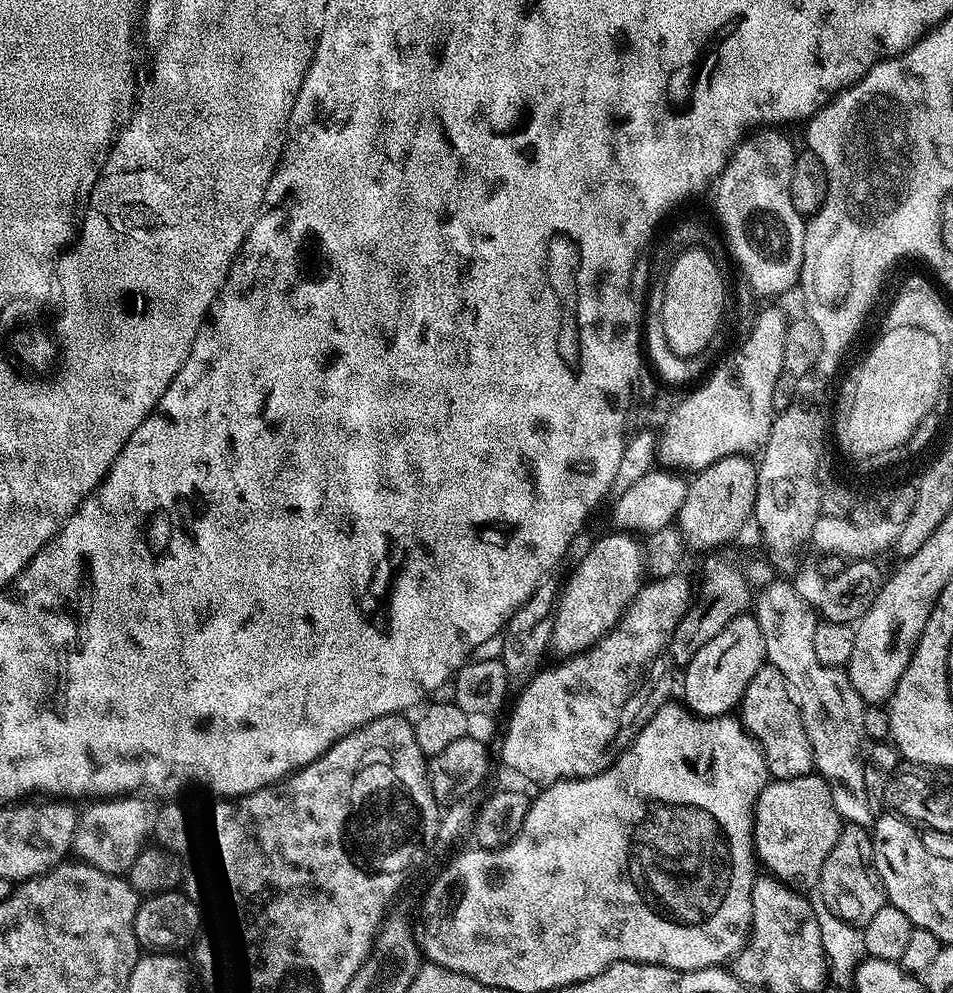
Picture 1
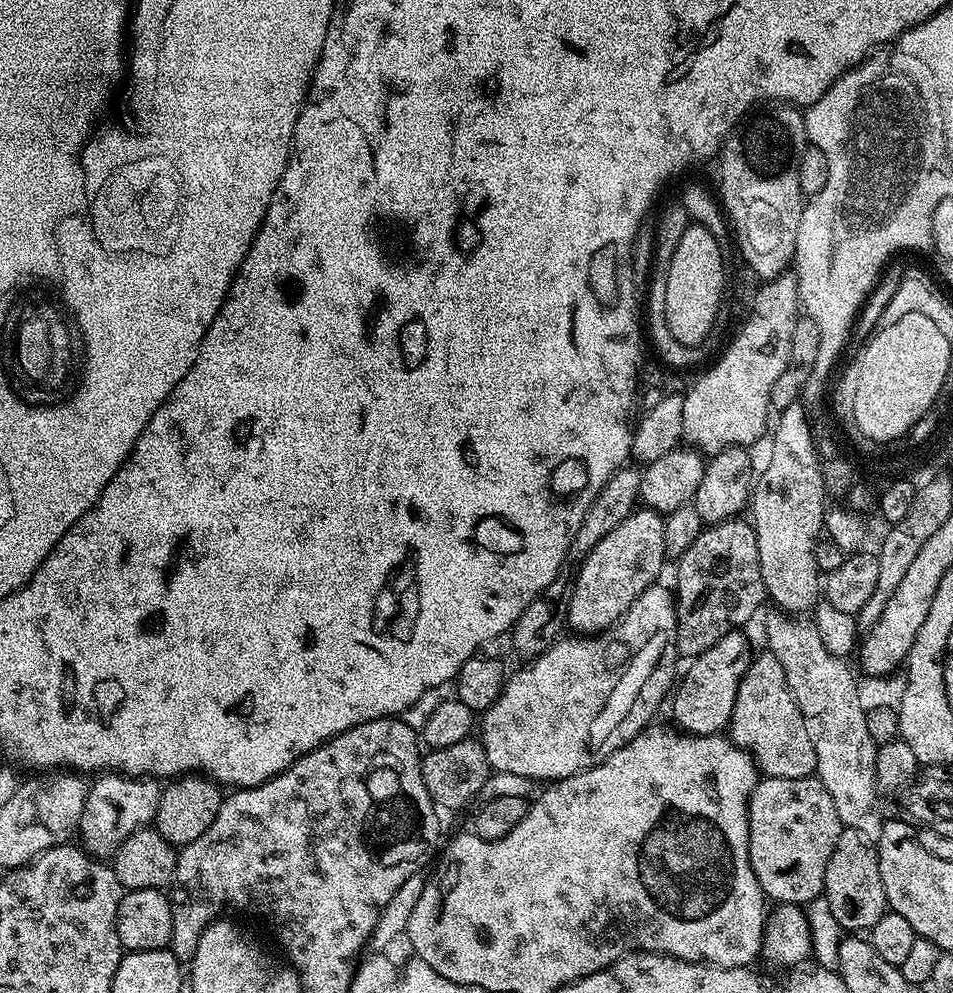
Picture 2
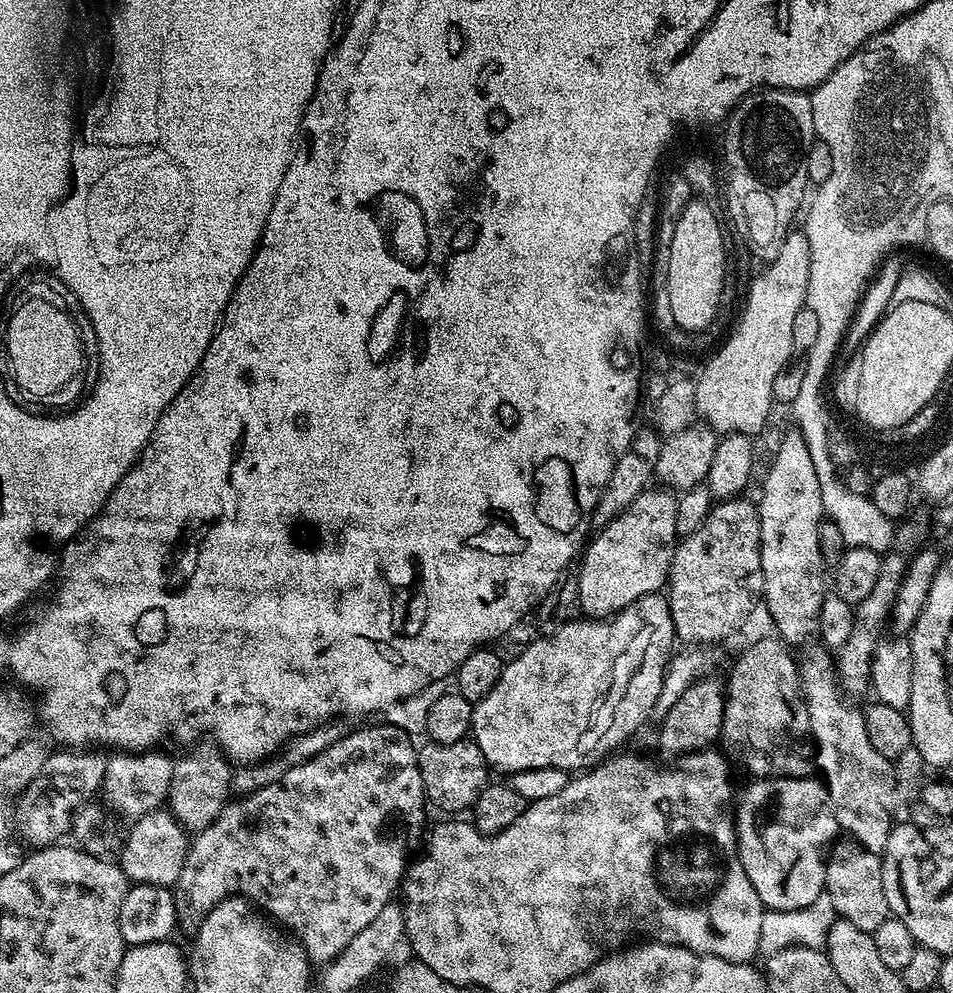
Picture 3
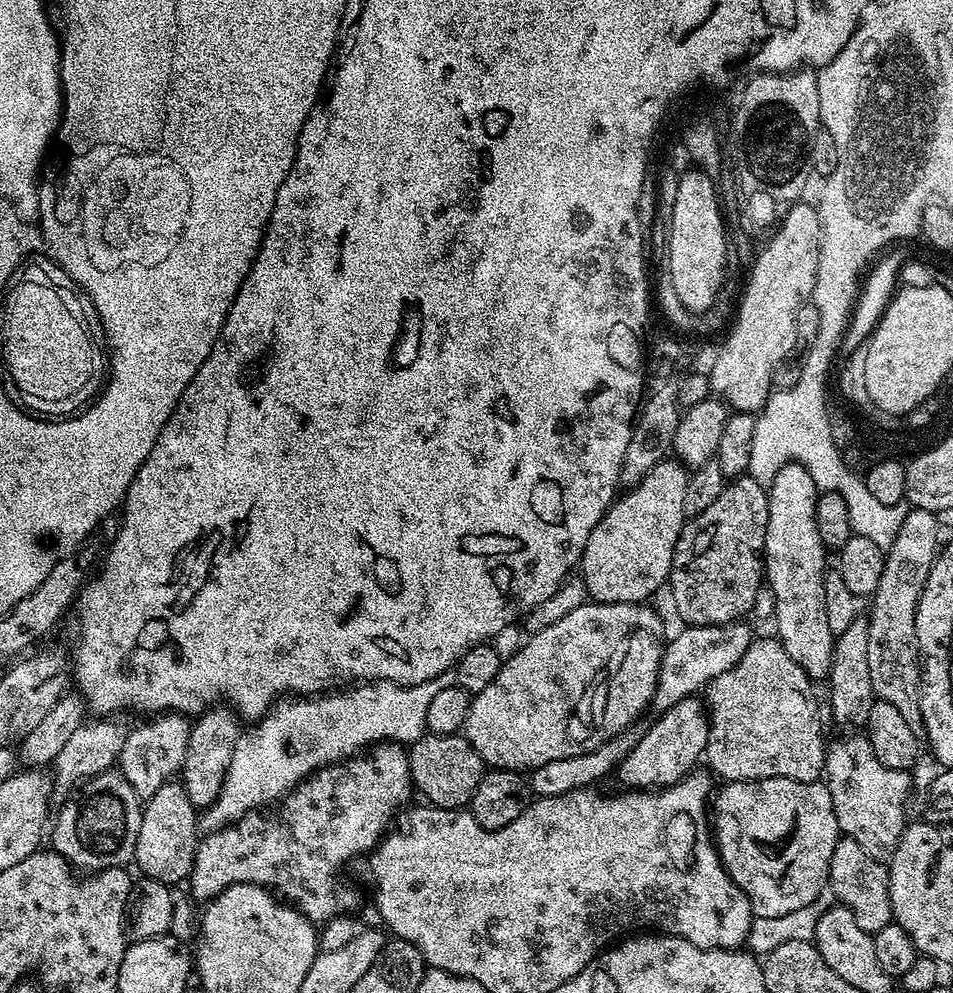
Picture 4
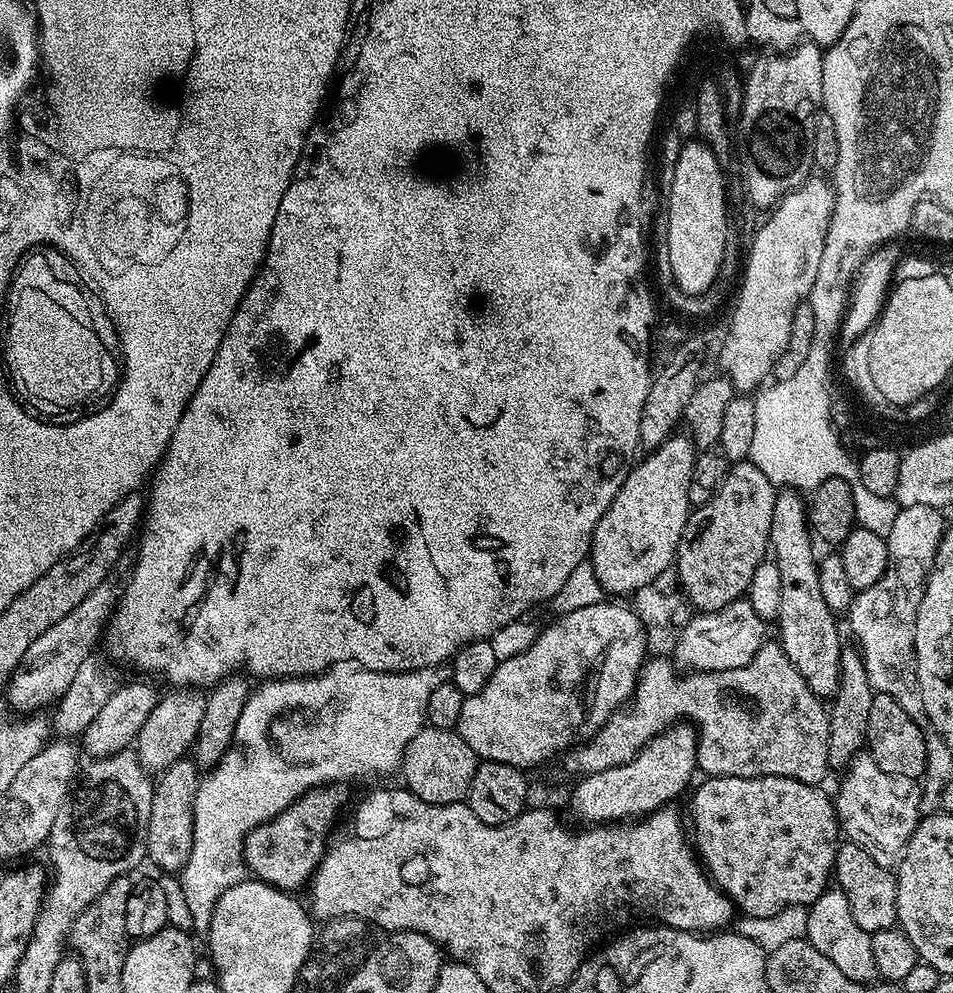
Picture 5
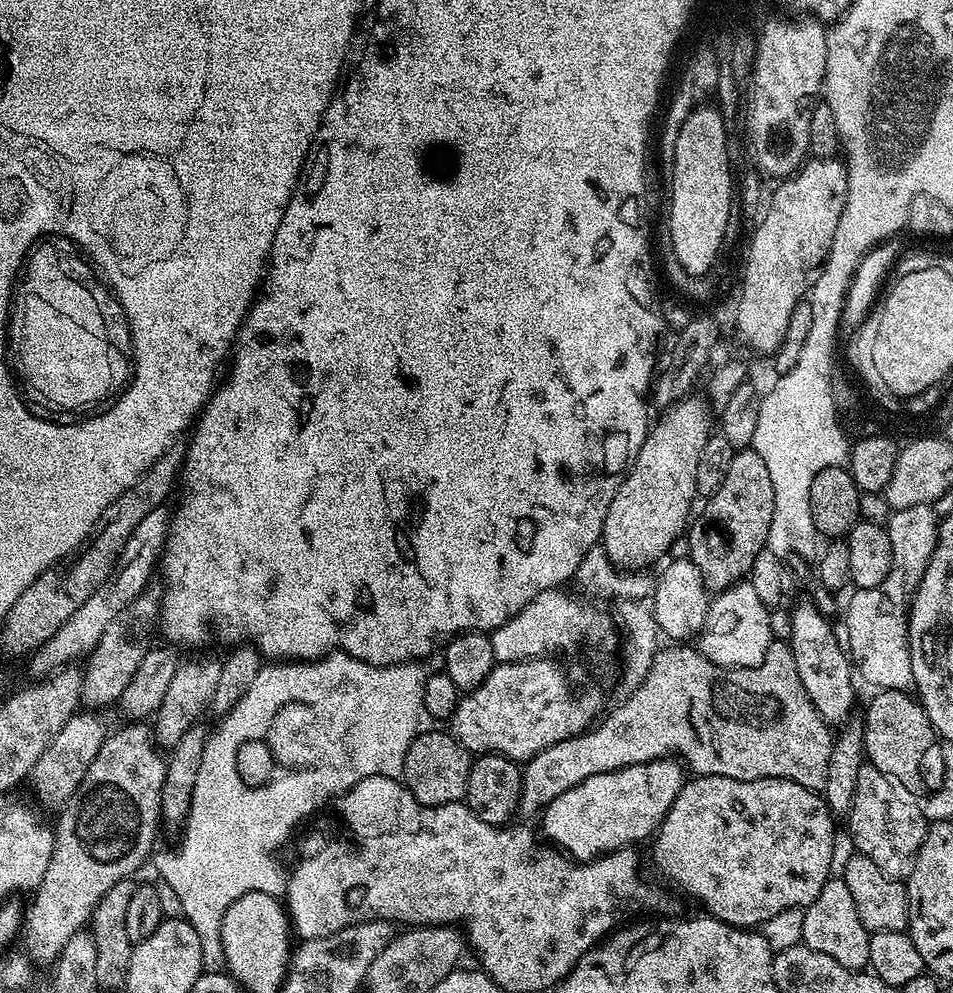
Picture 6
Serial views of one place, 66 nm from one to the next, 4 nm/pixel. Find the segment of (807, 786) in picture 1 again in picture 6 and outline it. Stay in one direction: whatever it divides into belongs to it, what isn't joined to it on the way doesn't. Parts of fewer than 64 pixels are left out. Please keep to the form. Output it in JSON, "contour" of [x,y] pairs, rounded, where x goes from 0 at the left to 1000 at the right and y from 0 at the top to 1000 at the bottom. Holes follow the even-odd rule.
{"contour":[[[730,781],[719,789],[717,796],[707,804],[699,824],[686,839],[684,850],[684,870],[693,882],[698,882],[714,898],[719,898],[726,906],[736,910],[742,921],[756,926],[759,931],[768,931],[782,937],[802,932],[812,920],[821,920],[821,916],[830,914],[847,914],[858,900],[863,900],[863,892],[874,881],[873,861],[877,858],[877,830],[864,801],[852,798],[846,792],[837,792],[837,788],[828,785],[775,785],[774,783],[758,783],[757,781]]]}

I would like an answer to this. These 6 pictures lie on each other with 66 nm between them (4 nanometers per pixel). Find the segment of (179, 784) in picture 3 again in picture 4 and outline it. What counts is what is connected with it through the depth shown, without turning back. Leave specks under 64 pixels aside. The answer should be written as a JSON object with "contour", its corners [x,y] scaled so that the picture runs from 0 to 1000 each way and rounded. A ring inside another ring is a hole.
{"contour":[[[235,711],[220,713],[205,722],[199,743],[195,747],[193,770],[189,772],[187,781],[195,796],[195,804],[199,804],[199,808],[207,816],[216,816],[220,813],[233,796],[237,775],[241,775],[241,763],[246,763],[248,744],[254,736],[248,728],[249,722]]]}

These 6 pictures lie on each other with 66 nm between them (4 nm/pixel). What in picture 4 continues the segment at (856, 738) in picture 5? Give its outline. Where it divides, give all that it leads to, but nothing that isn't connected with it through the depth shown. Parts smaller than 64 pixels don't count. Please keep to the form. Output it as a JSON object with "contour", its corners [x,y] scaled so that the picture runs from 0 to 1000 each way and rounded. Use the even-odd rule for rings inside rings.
{"contour":[[[910,619],[896,622],[896,630],[884,634],[873,647],[873,666],[867,682],[869,689],[869,709],[873,712],[873,721],[886,732],[886,735],[902,735],[913,723],[913,711],[917,711],[919,696],[917,687],[913,687],[913,630]]]}

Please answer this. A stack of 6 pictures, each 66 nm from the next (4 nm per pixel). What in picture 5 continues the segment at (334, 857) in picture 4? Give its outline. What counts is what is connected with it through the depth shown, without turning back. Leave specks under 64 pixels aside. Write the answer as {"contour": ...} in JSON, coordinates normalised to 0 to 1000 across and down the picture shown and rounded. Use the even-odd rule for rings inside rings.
{"contour":[[[360,789],[342,790],[339,794],[327,794],[308,807],[296,820],[272,830],[260,838],[256,846],[256,872],[268,885],[277,886],[297,898],[310,899],[326,887],[332,873],[346,853],[344,841],[365,806]]]}

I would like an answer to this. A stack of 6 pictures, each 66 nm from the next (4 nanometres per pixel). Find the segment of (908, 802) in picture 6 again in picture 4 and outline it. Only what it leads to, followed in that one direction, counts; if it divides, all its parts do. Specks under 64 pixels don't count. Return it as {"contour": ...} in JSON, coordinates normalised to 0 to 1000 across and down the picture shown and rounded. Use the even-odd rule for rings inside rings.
{"contour":[[[886,739],[882,745],[868,750],[865,781],[882,839],[889,845],[900,848],[913,864],[931,867],[949,839],[949,813],[953,810],[953,801],[959,798],[956,780],[946,773],[925,771],[910,740]]]}

